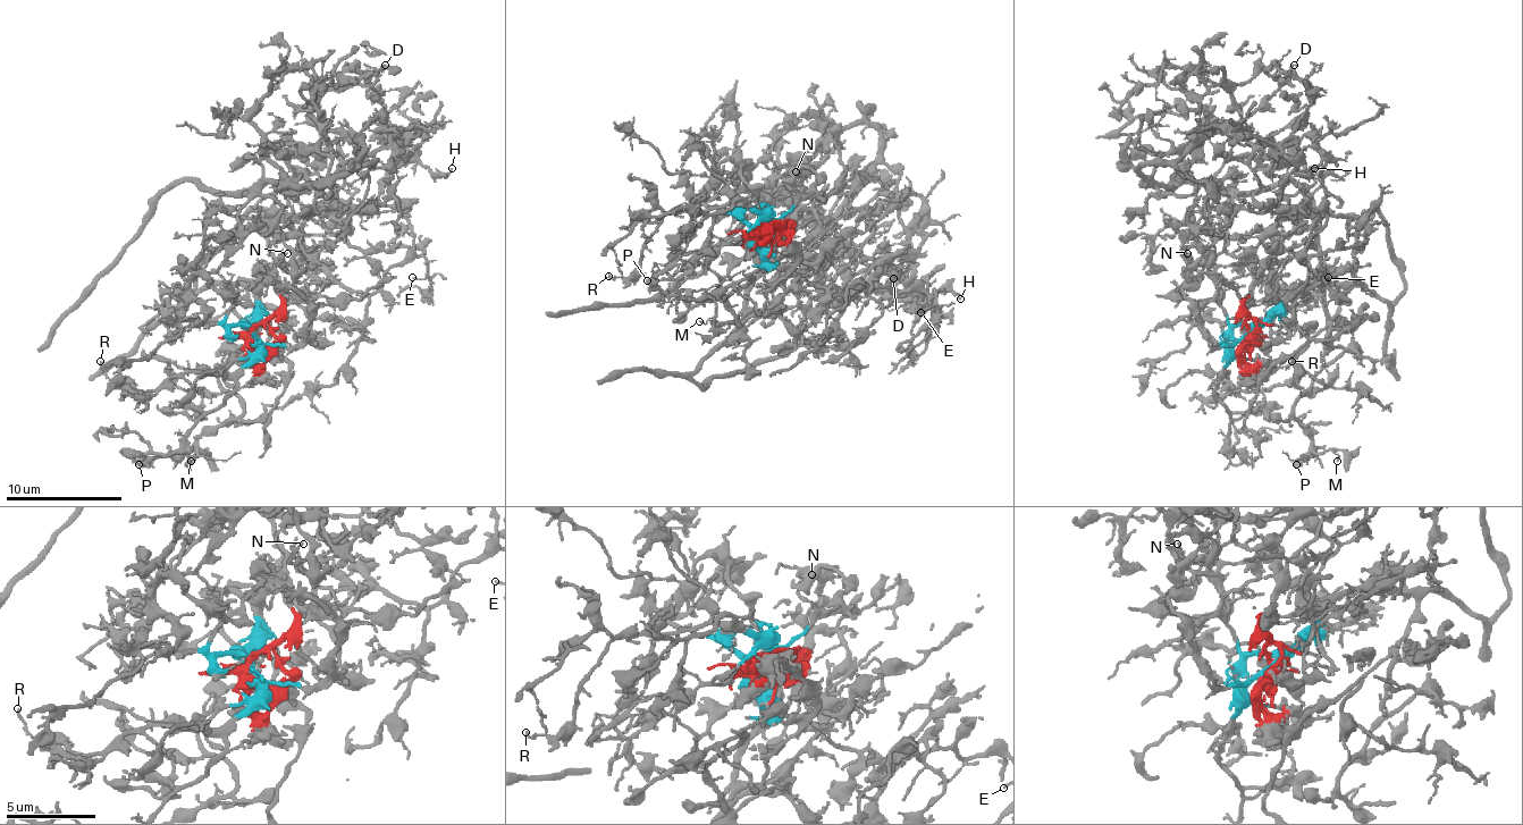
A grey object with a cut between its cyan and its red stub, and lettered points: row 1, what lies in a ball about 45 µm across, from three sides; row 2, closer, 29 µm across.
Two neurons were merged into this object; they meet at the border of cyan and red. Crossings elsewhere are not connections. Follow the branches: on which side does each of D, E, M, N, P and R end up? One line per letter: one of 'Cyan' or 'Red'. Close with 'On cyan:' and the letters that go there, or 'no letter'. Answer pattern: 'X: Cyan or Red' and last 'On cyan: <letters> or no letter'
D: Red
E: Cyan
M: Cyan
N: Red
P: Cyan
R: Cyan
On cyan: E, M, P, R

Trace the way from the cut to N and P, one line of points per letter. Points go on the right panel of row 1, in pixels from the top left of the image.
N: (1248, 330), (1245, 299), (1254, 272), (1284, 237), (1280, 228), (1222, 237), (1202, 267), (1187, 252)
P: (1248, 334), (1301, 284), (1338, 284), (1345, 289), (1327, 336), (1341, 351), (1295, 404), (1315, 451), (1295, 465)

